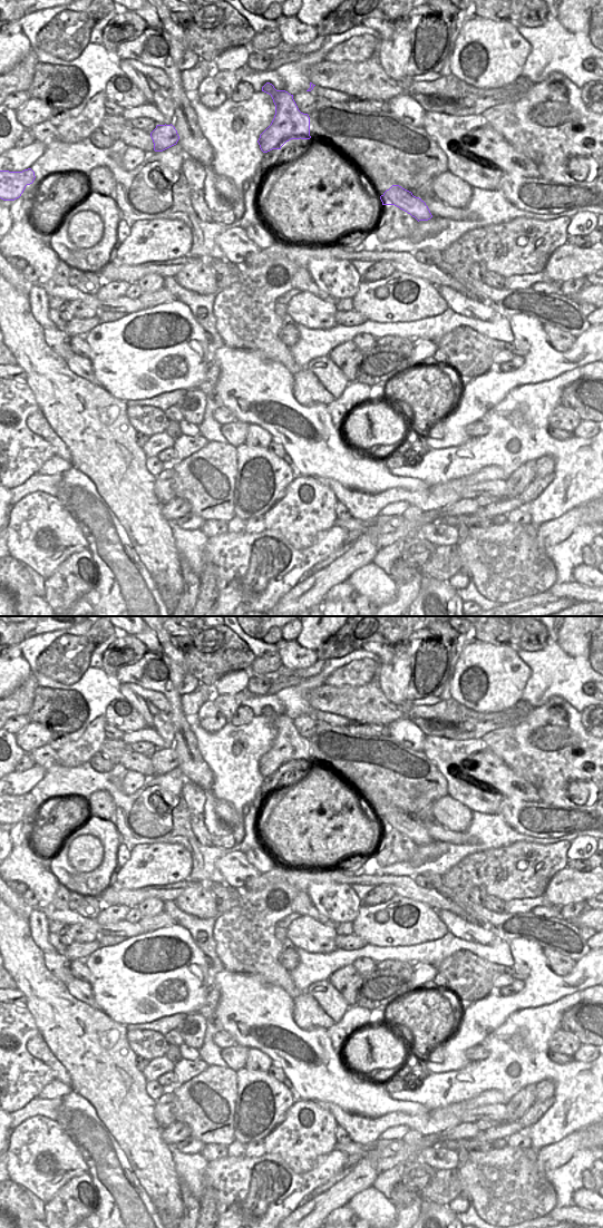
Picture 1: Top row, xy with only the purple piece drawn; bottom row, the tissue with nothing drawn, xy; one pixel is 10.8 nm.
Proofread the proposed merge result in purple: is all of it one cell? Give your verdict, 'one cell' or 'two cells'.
two cells

